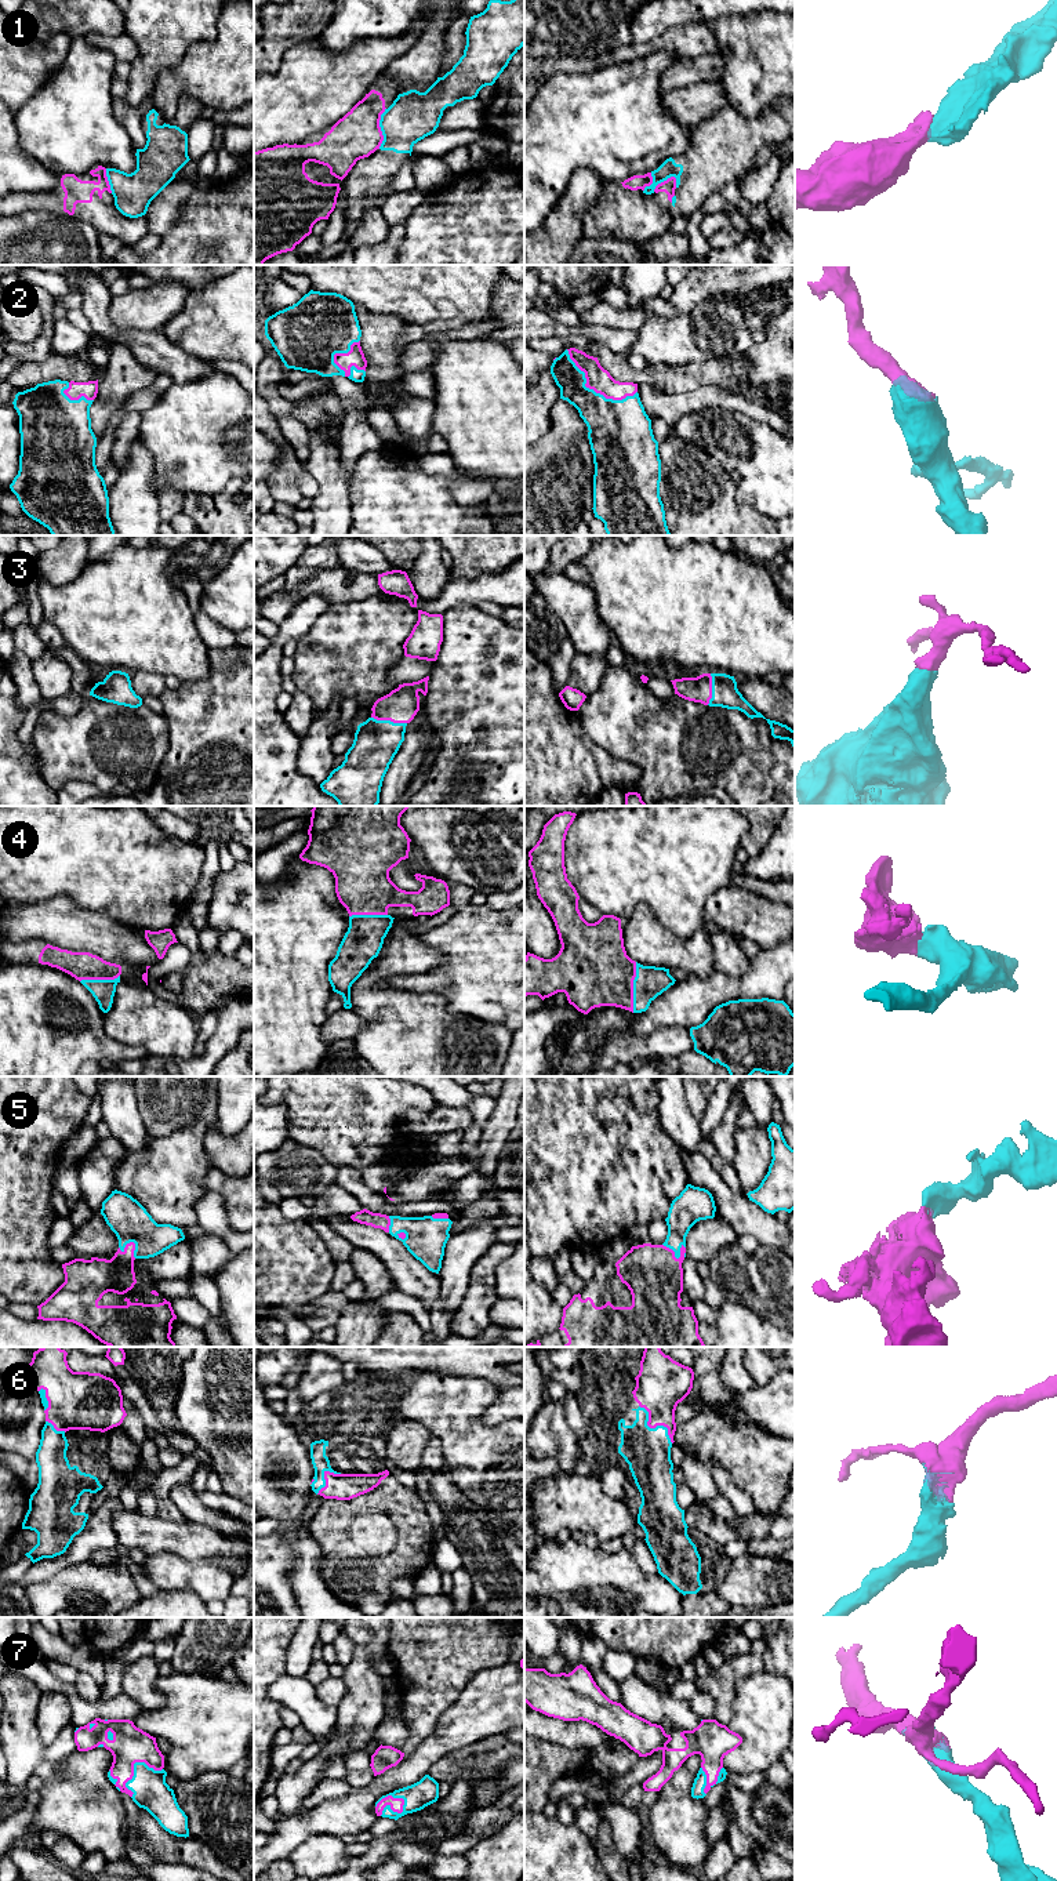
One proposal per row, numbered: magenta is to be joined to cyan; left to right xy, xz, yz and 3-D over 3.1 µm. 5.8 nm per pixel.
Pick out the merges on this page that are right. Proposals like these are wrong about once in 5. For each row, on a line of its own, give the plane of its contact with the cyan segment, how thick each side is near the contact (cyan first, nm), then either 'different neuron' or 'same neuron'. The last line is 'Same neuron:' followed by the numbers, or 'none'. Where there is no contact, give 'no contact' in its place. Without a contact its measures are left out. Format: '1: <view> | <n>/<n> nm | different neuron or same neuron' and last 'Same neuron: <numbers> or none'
1: xz | 280/280 nm | different neuron
2: yz | 300/140 nm | same neuron
3: xz | 260/200 nm | same neuron
4: yz | 190/420 nm | same neuron
5: yz | 170/320 nm | same neuron
6: yz | 280/280 nm | same neuron
7: xz | 150/80 nm | same neuron
Same neuron: 2, 3, 4, 5, 6, 7

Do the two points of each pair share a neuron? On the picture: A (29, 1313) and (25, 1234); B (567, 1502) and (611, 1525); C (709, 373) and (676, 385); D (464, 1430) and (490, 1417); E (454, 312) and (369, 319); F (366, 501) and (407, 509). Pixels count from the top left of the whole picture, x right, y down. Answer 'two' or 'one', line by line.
A: two
B: one
C: one
D: two
E: two
F: one

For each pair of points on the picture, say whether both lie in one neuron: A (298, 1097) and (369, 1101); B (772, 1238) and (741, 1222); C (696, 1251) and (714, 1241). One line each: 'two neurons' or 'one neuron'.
A: one neuron
B: one neuron
C: one neuron

